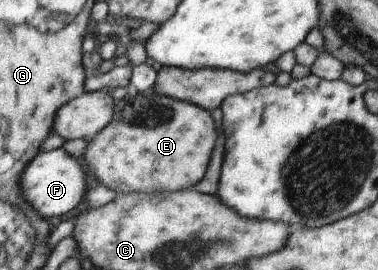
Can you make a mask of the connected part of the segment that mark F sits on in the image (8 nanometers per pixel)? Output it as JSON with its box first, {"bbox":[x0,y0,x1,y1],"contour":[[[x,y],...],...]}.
{"bbox":[20,148,86,218],"contour":[[[63,148],[39,152],[27,167],[24,168],[20,190],[30,202],[33,210],[44,218],[64,216],[79,206],[86,194],[86,180],[84,170],[75,157],[69,156]]]}

